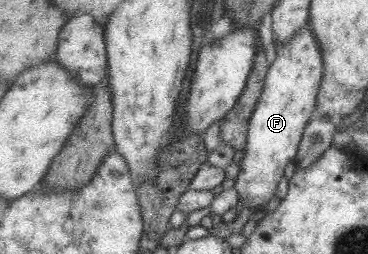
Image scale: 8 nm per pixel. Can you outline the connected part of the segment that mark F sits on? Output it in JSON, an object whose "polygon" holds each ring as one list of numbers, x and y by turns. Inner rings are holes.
{"polygon":[[308,23,289,41,276,49,275,59,269,64,264,93,254,111,248,131,248,147,240,173,235,178,236,190,245,199,244,207,265,207,273,197,285,165,295,157,305,123,311,119,315,95,319,93,319,81,323,77,323,56,319,43]]}

